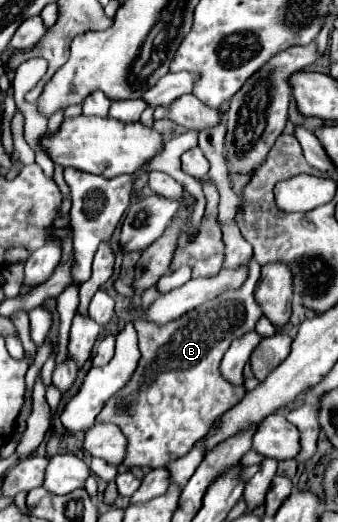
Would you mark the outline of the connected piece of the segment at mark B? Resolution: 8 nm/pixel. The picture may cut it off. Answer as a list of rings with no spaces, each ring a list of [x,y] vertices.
[[[225,115],[215,127],[205,127],[199,133],[199,147],[207,161],[211,163],[209,177],[215,181],[221,195],[219,201],[219,221],[223,223],[223,241],[225,241],[225,269],[247,267],[247,281],[237,291],[225,291],[219,297],[203,303],[193,313],[167,323],[165,327],[153,327],[143,319],[135,321],[139,333],[139,351],[141,359],[127,381],[127,385],[117,391],[101,409],[95,421],[117,425],[123,435],[129,439],[129,451],[123,461],[125,467],[163,467],[165,463],[179,459],[191,451],[191,447],[203,439],[211,423],[241,401],[247,393],[245,387],[233,385],[223,379],[219,363],[229,349],[231,341],[241,337],[245,331],[255,329],[255,323],[261,319],[263,311],[255,299],[255,287],[261,277],[261,265],[253,259],[251,245],[241,239],[237,225],[233,221],[237,213],[237,195],[231,191],[227,163],[223,159],[223,139],[225,139]]]

